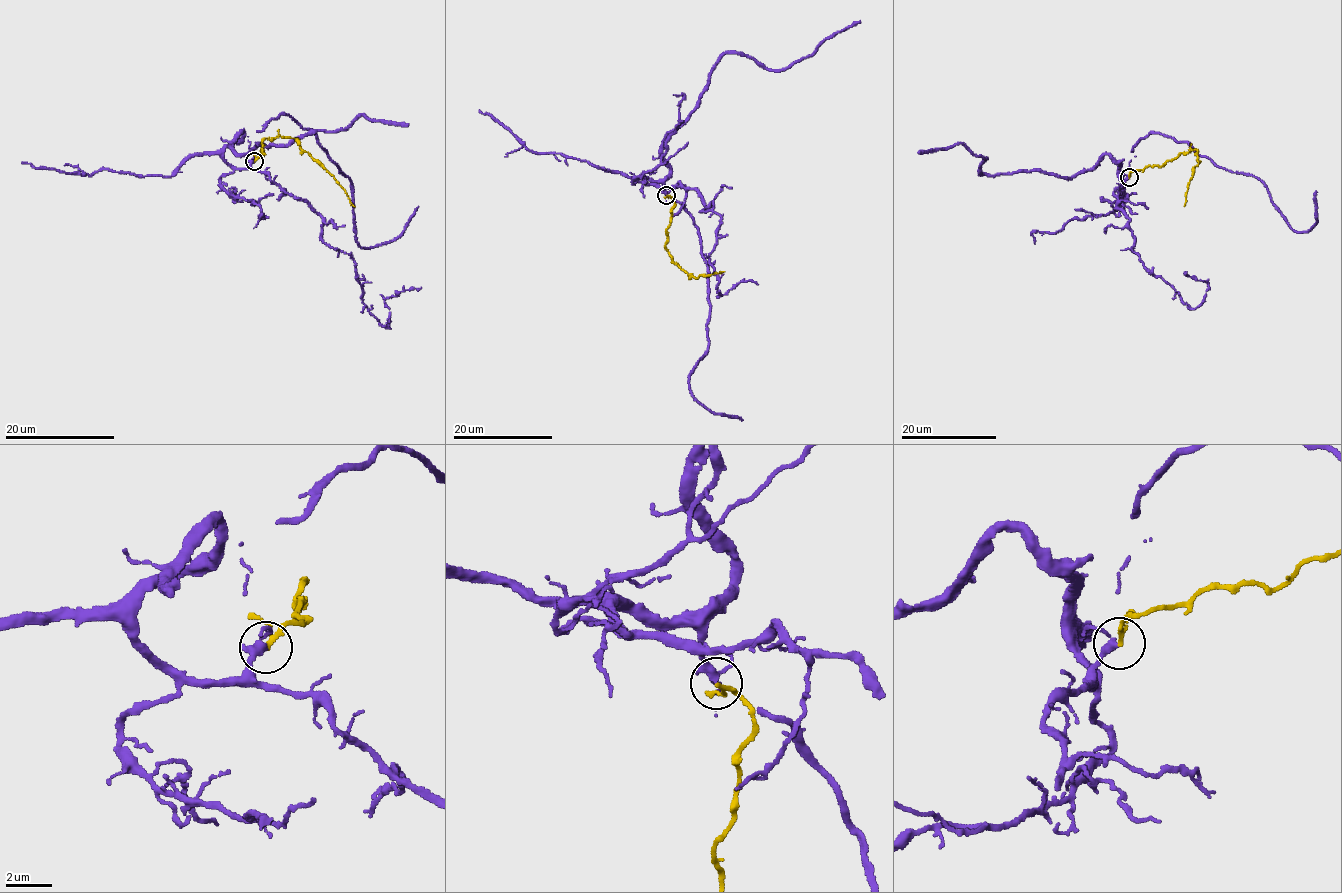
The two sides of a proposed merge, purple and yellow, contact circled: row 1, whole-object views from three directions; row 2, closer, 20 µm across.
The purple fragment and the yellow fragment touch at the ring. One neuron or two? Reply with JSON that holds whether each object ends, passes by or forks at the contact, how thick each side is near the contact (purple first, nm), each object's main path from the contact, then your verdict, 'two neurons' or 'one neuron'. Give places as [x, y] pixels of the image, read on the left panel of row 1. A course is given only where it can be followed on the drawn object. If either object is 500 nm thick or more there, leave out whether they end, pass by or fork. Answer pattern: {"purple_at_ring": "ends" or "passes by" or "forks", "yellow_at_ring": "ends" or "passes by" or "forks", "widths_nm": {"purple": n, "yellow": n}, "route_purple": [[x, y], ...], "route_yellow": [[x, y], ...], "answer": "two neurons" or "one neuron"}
{"purple_at_ring": "passes by", "yellow_at_ring": "passes by", "widths_nm": {"purple": 320, "yellow": 150}, "route_purple": [[254, 160], [234, 168], [224, 150], [281, 114], [311, 130], [350, 180], [362, 247], [396, 239], [418, 206]], "route_yellow": [[254, 160], [264, 154], [261, 150], [266, 138], [290, 136], [334, 177], [355, 206]], "answer": "one neuron"}

